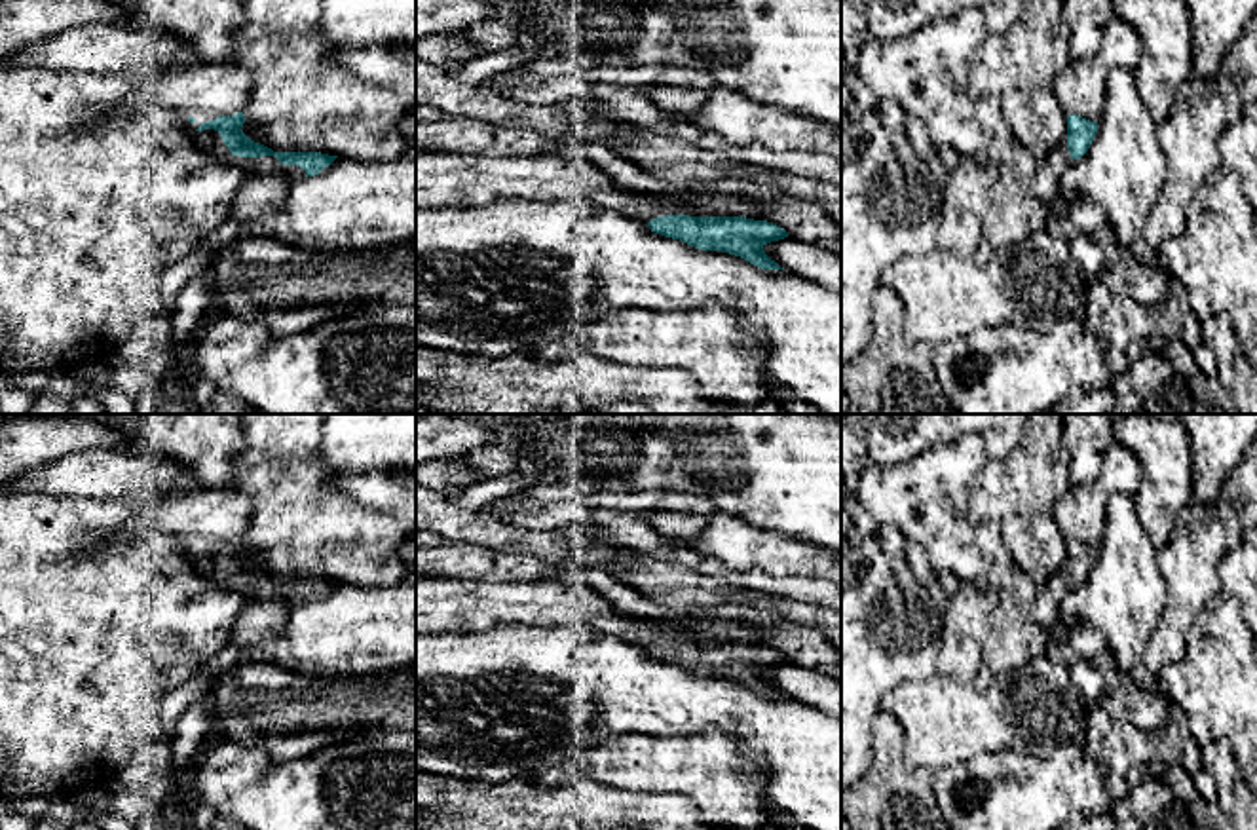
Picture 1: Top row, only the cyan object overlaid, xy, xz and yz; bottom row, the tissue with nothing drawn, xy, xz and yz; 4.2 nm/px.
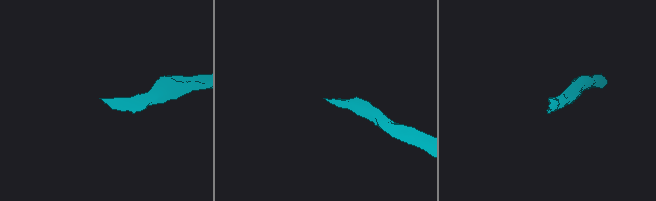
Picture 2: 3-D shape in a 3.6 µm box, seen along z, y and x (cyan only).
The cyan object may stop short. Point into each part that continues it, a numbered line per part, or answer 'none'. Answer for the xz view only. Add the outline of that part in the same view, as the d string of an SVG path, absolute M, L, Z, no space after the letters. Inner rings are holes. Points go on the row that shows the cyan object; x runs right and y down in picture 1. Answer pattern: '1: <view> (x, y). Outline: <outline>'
1: xz (443, 179). Outline: M416 150L416 209L482 207L497 199L554 201L587 196L623 217L697 217L693 205L627 190L587 160L556 154L458 154Z

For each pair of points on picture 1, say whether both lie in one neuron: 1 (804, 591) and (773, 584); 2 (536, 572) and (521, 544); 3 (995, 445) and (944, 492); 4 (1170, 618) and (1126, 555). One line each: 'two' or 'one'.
1: one
2: two
3: two
4: two

